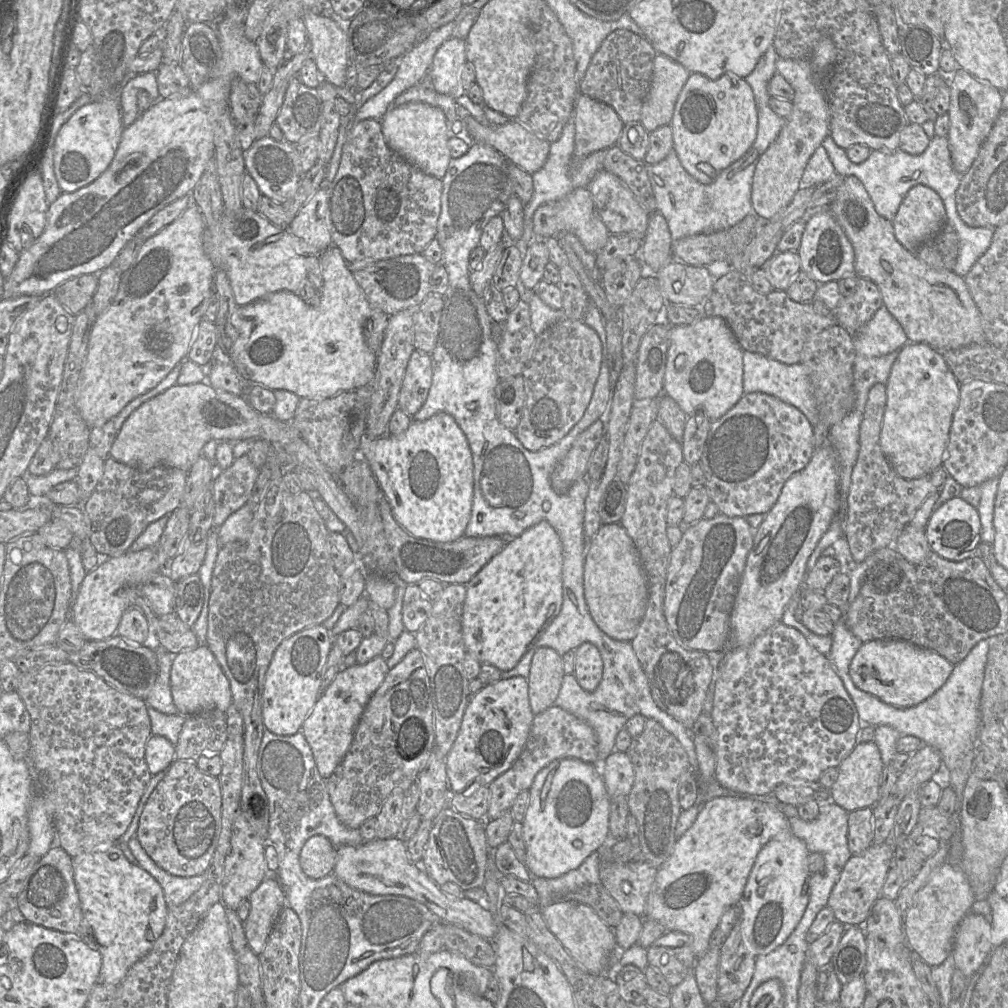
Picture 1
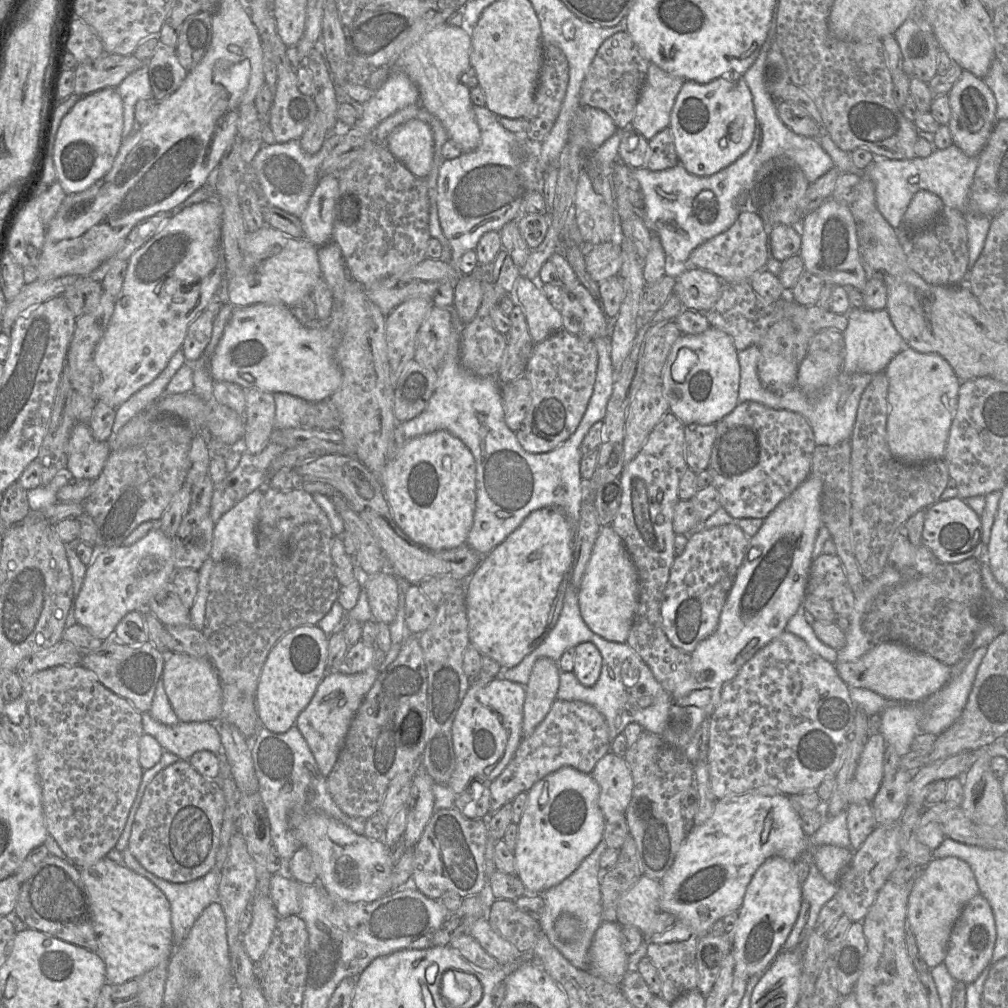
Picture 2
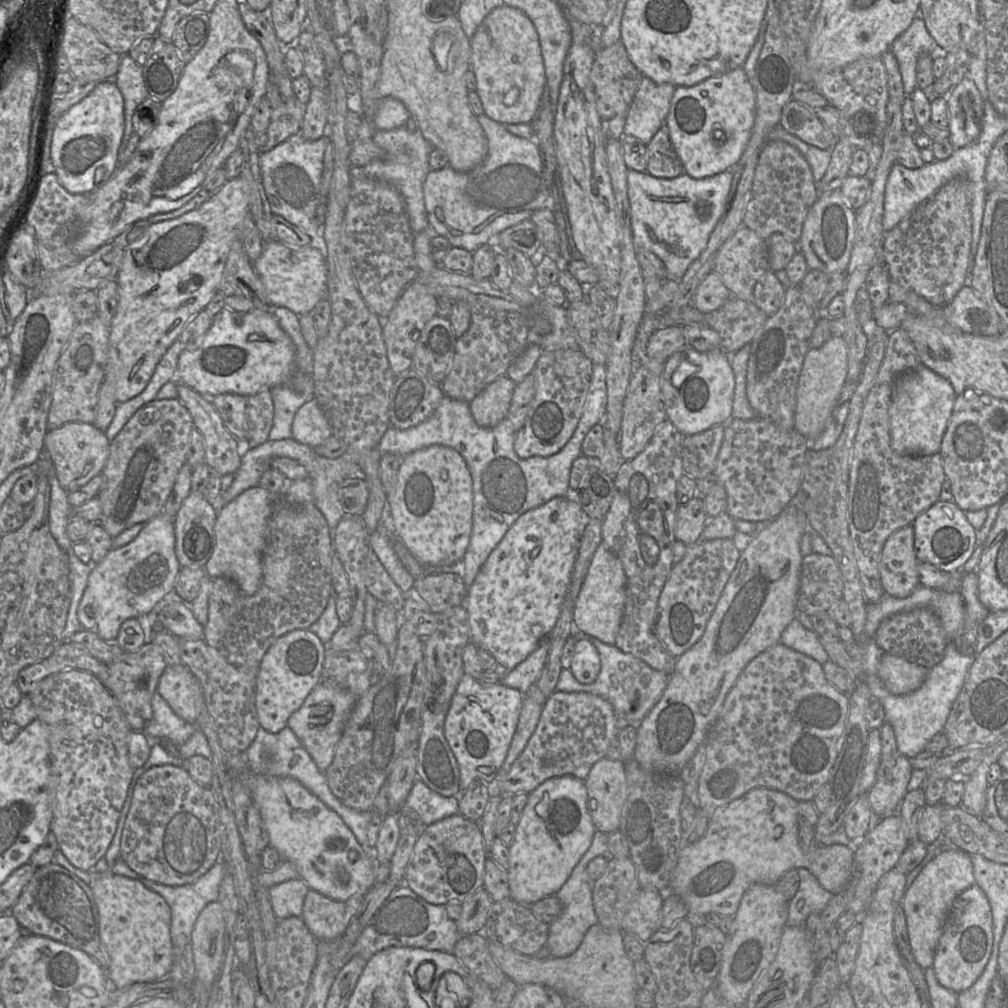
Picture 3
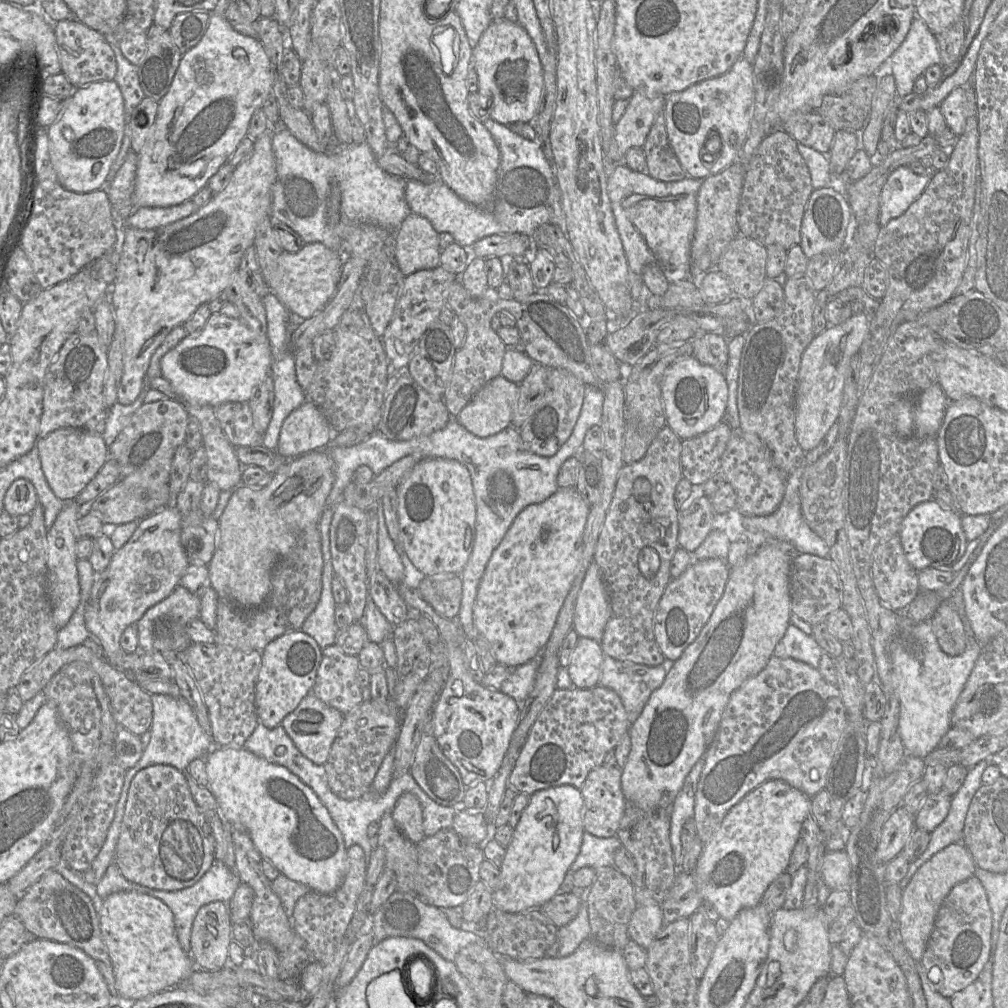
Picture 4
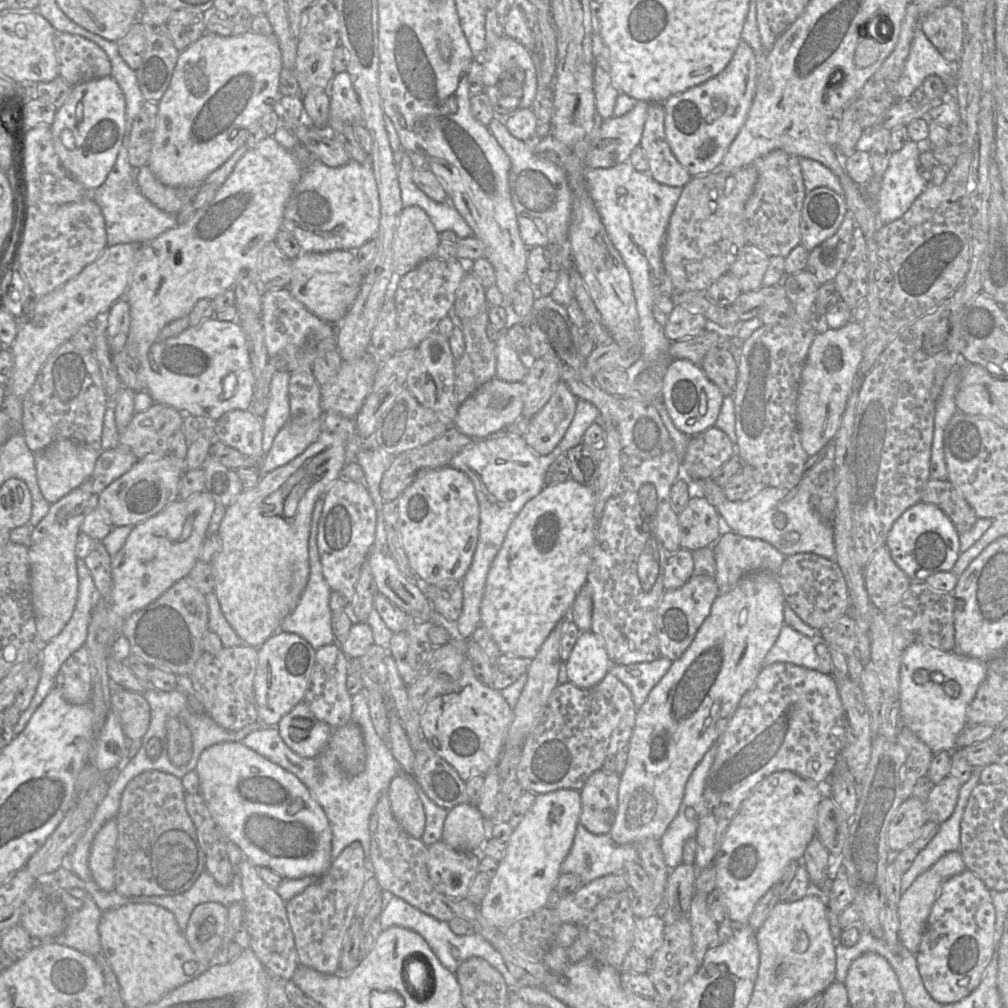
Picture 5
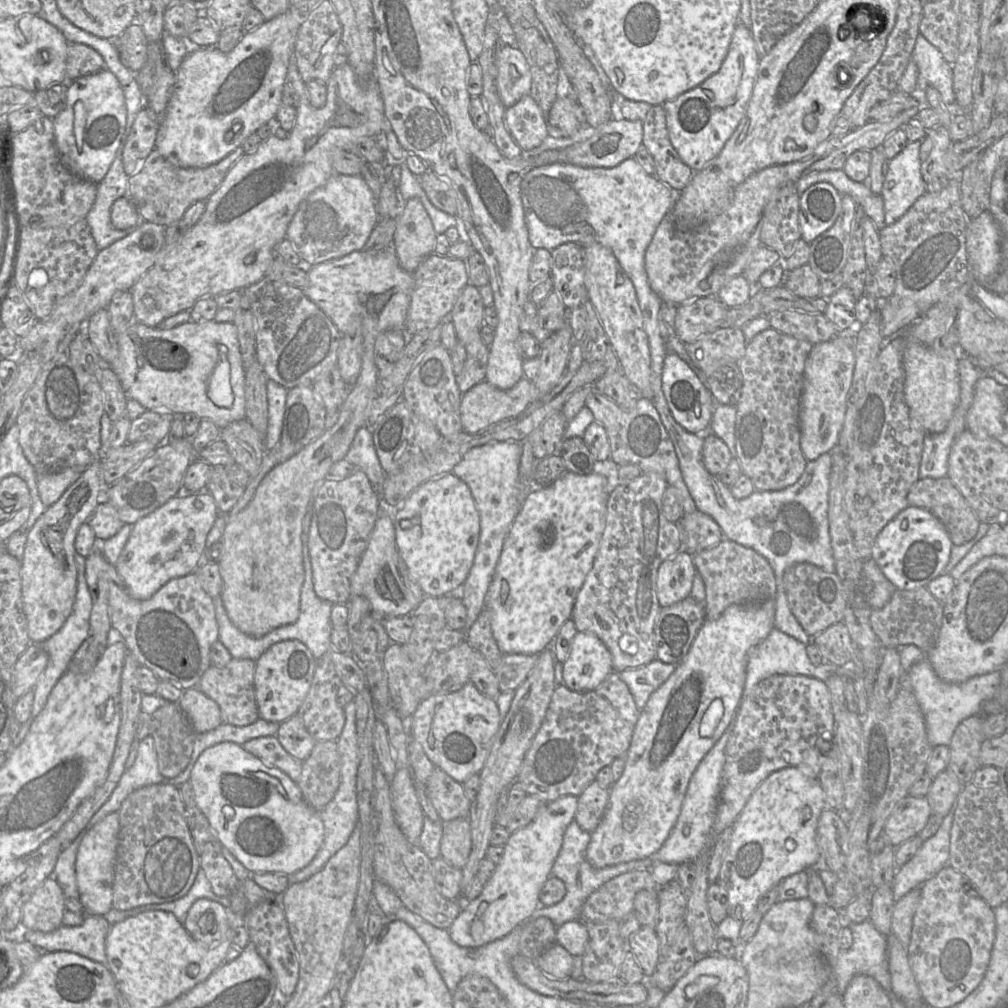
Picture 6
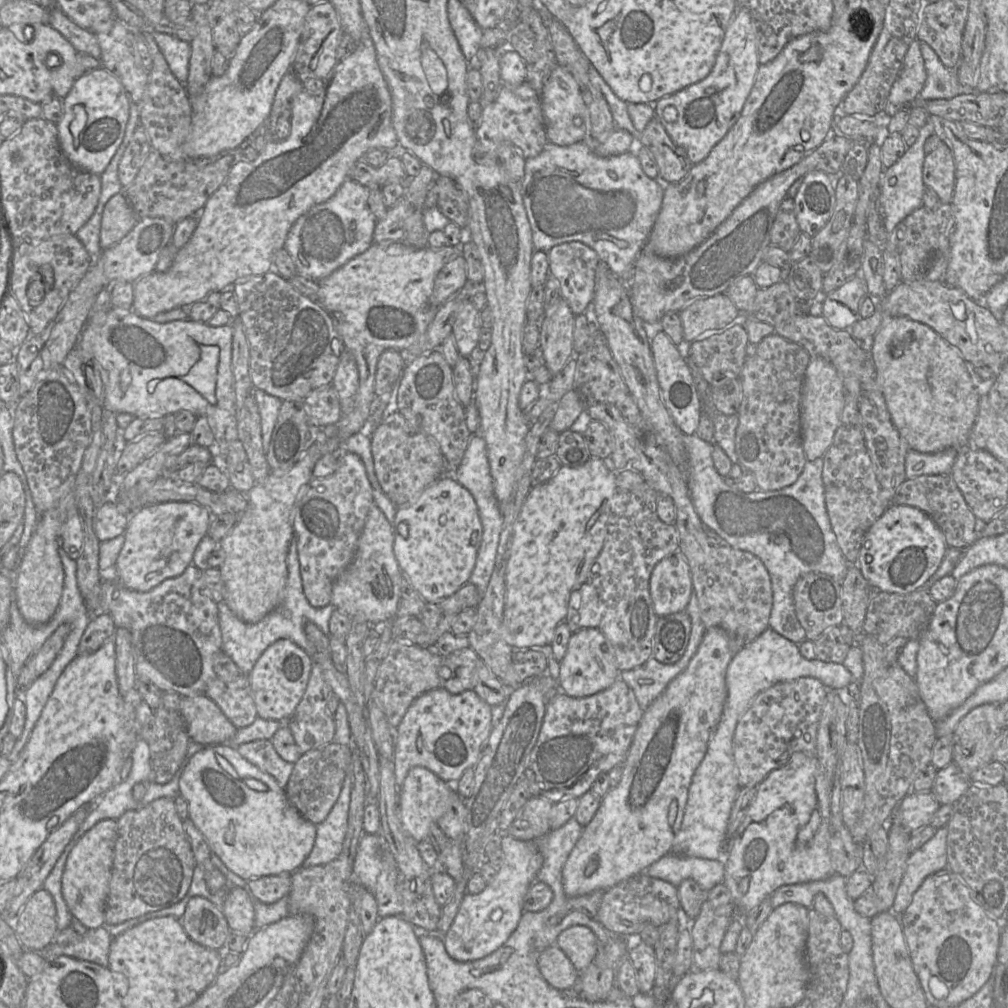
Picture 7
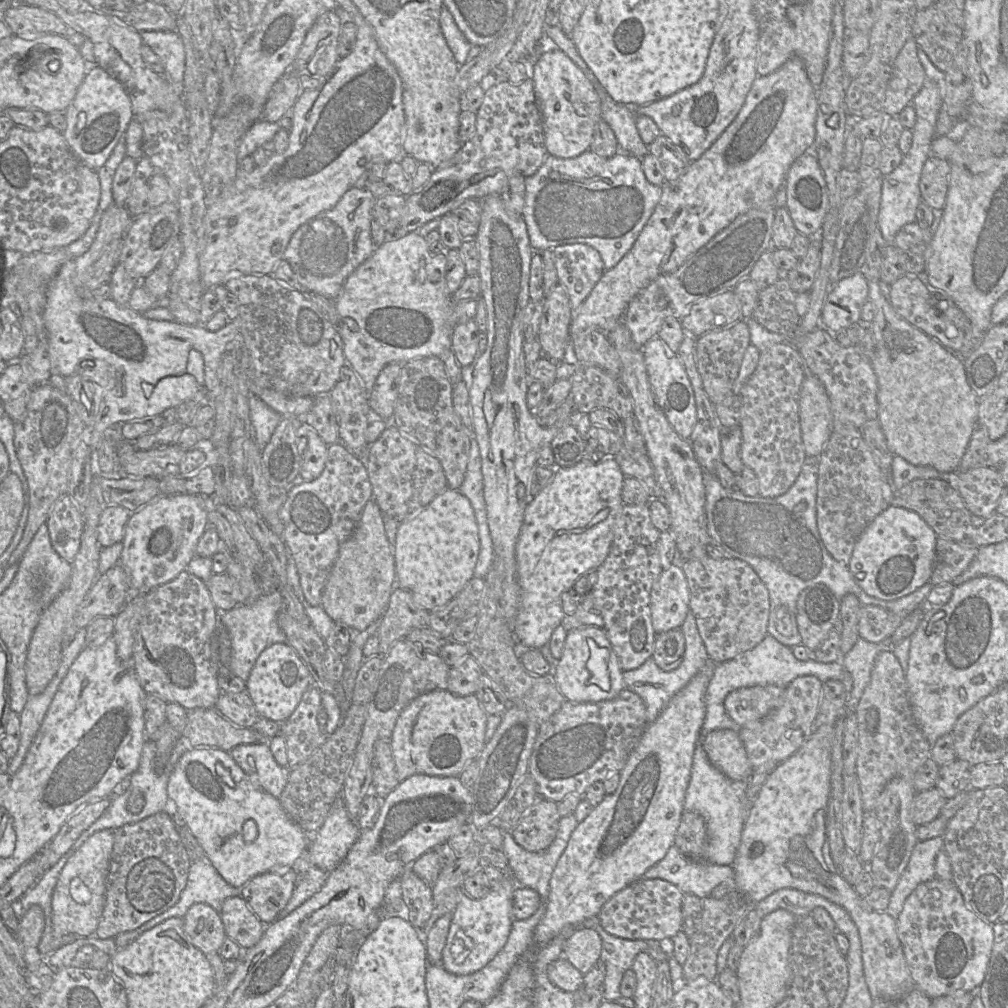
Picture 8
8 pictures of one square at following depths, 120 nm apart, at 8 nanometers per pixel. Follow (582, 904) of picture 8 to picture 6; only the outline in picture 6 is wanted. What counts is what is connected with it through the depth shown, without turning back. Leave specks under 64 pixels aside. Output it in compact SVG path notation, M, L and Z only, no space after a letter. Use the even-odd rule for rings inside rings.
M767 600L758 604L733 604L730 605L717 619L706 619L696 638L694 639L687 655L678 663L675 671L669 678L649 697L645 707L640 711L638 721L635 725L629 749L625 754L625 765L621 777L614 782L609 789L609 801L604 815L597 826L591 832L590 842L585 852L586 860L596 868L603 868L619 863L644 859L655 854L669 837L676 824L681 811L681 806L686 794L689 781L697 766L705 755L712 749L721 738L729 724L736 719L740 703L742 701L744 685L746 681L746 667L749 651L752 647L763 641L774 628L775 624L775 600Z

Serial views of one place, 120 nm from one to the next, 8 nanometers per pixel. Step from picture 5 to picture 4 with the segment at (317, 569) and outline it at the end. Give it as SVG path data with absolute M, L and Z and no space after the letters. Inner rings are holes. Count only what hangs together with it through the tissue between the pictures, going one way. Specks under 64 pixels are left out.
M325 505L318 522L321 534L321 550L323 555L322 592L320 600L313 612L304 621L301 630L316 640L323 650L336 643L340 631L335 623L336 603L333 598L332 581L334 569L330 551L329 530L333 508Z

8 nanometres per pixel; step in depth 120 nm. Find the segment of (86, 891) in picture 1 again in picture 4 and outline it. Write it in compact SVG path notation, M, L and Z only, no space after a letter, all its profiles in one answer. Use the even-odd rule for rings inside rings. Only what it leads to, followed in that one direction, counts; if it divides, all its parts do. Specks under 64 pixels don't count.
M120 891L103 899L99 912L103 942L113 966L116 993L120 1001L131 1003L179 986L196 969L191 954L183 951L178 941L173 913L161 900L136 891Z

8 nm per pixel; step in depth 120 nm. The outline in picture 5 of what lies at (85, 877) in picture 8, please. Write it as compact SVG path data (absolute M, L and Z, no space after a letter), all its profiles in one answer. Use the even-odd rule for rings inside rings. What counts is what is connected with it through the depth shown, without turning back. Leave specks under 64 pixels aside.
M112 818L96 833L88 857L91 878L105 892L114 890L117 836L117 822Z

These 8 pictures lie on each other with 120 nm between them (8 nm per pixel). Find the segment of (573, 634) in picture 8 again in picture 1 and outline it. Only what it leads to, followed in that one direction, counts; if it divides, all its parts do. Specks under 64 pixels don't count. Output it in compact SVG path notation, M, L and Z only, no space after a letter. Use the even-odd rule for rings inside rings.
M585 642L576 650L574 675L579 685L586 691L596 690L603 677L604 663L599 649Z

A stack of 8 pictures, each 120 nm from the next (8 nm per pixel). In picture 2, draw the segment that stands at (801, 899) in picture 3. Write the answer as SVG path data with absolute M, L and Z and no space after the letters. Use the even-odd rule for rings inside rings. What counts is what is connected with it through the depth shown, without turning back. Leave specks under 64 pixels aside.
M811 850L798 860L809 865L809 874L802 884L802 904L797 920L783 945L783 950L804 952L810 934L814 931L821 908L838 891L838 884L828 882L813 861Z

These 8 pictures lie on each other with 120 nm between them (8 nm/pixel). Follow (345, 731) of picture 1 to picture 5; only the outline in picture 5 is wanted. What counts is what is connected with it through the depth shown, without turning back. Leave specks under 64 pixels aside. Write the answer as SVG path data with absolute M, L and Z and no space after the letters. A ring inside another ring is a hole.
M304 701L281 718L277 729L285 744L303 758L315 758L328 746L333 732L327 723L319 721Z

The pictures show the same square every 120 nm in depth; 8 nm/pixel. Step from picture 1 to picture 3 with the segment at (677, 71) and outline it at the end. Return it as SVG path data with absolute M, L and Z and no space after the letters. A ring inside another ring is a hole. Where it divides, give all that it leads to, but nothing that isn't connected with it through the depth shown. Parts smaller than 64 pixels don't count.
M643 77L626 115L623 136L636 137L647 146L661 126L666 123L675 89L676 86L673 84L658 84L648 77Z

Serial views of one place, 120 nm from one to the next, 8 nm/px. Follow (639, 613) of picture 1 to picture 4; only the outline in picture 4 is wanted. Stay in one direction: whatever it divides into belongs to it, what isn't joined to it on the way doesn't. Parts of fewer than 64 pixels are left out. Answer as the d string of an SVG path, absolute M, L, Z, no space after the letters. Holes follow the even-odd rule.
M592 561L577 596L573 629L579 637L601 641L610 617L607 589L599 566Z

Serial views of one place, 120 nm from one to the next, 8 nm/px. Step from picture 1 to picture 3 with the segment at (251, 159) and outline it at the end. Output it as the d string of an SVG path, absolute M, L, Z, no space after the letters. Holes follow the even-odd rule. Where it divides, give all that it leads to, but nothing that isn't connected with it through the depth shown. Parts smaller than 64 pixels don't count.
M301 132L259 155L261 180L273 214L285 218L311 237L312 246L321 248L326 259L322 224L317 220L317 208L322 202L320 192L324 167L324 152L328 138L309 141Z

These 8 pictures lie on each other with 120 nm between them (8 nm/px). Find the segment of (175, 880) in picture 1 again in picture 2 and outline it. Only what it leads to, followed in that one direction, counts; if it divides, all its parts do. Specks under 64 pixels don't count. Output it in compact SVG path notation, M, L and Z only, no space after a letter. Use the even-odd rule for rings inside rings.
M126 848L121 852L124 864L135 873L147 878L165 895L171 912L172 938L174 947L178 947L187 937L191 927L202 911L212 902L217 901L217 891L220 879L220 872L214 870L214 867L203 877L191 882L173 883L161 879L147 871Z

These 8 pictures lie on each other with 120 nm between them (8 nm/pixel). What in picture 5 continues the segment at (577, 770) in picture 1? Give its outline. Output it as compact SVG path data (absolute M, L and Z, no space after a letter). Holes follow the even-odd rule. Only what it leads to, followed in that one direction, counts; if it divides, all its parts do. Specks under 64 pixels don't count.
M558 789L536 794L533 806L513 829L506 844L505 855L498 863L497 871L489 881L488 891L478 906L490 925L504 929L517 919L559 899L554 887L561 874L561 863L573 844L581 810L578 790Z

